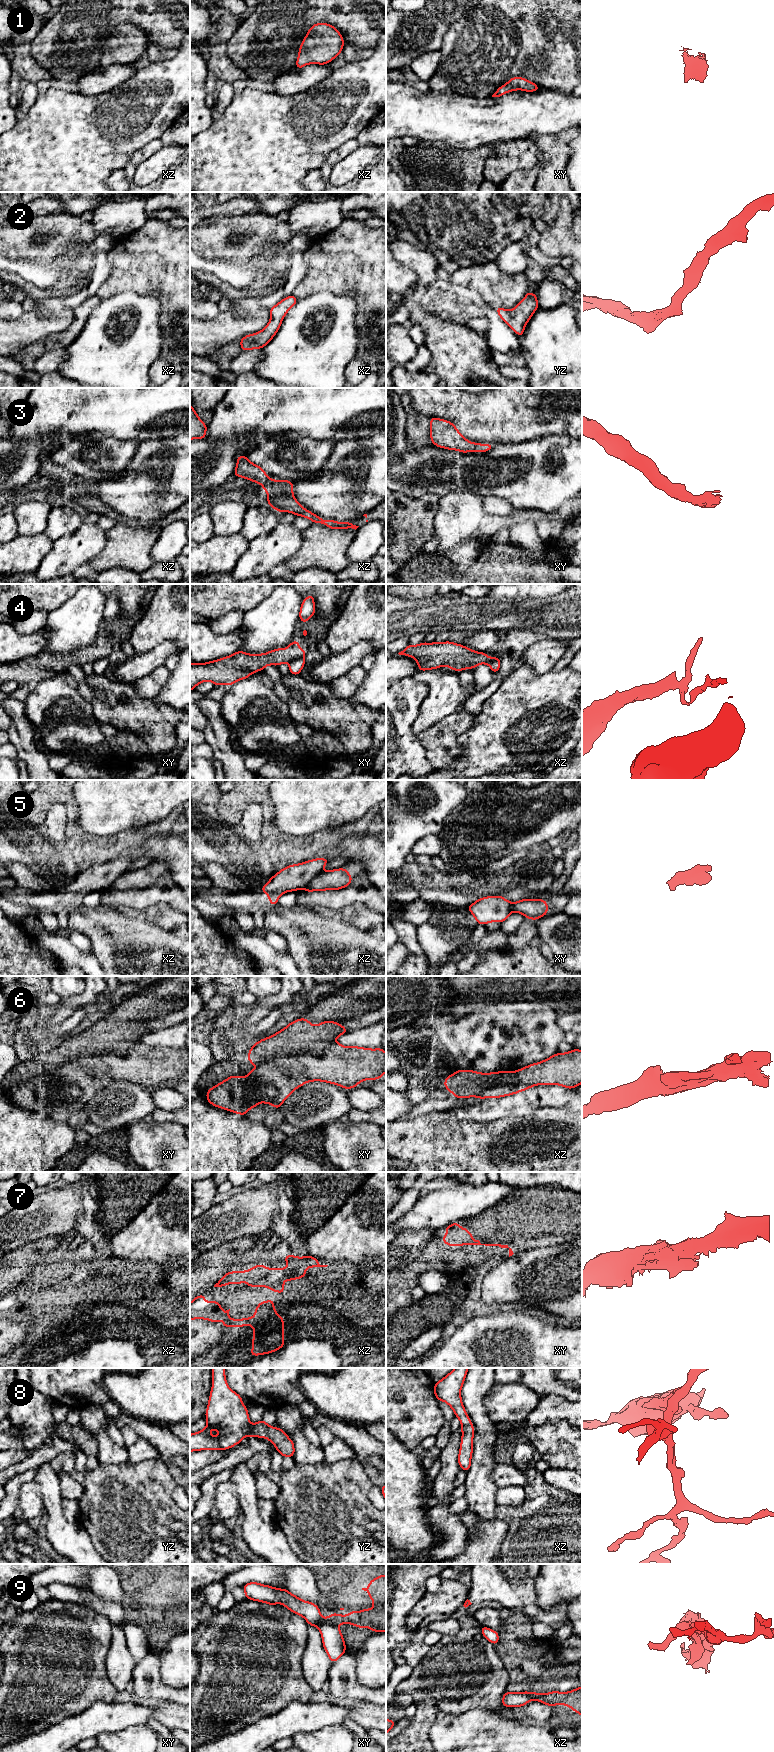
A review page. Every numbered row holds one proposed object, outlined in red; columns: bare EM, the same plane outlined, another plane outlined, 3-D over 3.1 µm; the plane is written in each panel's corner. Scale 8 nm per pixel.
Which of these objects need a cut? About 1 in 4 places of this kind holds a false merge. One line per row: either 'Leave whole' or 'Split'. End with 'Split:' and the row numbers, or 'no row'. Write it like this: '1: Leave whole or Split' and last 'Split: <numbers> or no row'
1: Leave whole
2: Leave whole
3: Leave whole
4: Split
5: Split
6: Split
7: Leave whole
8: Leave whole
9: Split
Split: 4, 5, 6, 9

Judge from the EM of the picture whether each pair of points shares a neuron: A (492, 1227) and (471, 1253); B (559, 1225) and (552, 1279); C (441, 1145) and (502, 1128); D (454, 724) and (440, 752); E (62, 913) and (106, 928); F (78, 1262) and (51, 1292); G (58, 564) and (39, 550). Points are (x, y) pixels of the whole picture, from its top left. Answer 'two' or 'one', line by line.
A: one
B: two
C: one
D: one
E: two
F: one
G: two

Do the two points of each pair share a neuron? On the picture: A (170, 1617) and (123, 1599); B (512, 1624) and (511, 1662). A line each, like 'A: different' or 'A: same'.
A: different
B: same

